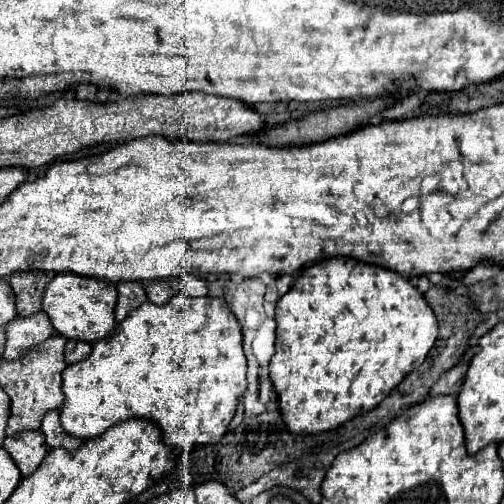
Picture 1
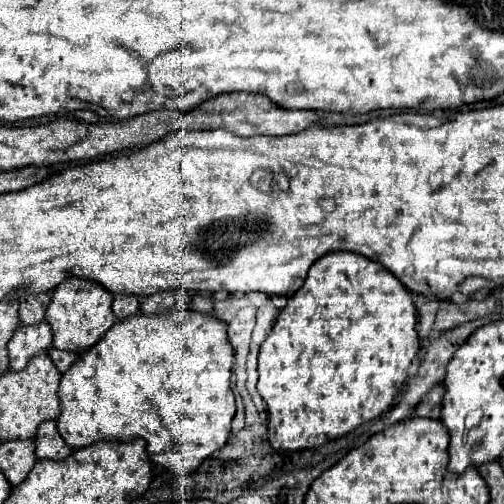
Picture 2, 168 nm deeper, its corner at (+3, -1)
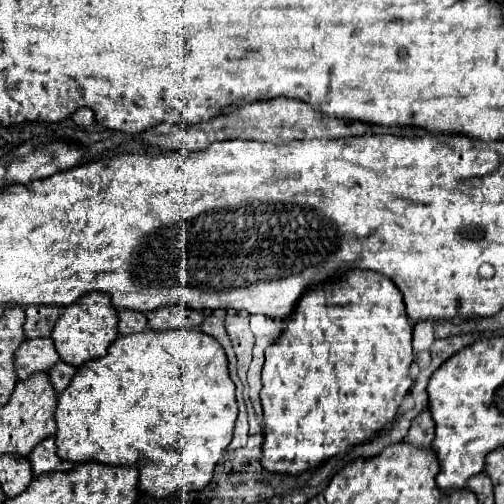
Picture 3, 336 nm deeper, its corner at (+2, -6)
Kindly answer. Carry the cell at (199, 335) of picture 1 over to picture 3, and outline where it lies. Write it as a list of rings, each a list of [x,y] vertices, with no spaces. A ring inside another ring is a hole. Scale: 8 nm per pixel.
[[[146,329],[142,333],[120,335],[108,347],[106,357],[92,359],[76,371],[70,385],[58,397],[58,409],[54,413],[54,419],[58,425],[56,447],[58,447],[60,459],[72,461],[72,463],[84,463],[84,461],[100,461],[100,463],[108,463],[108,465],[142,463],[140,489],[150,493],[152,497],[166,497],[166,495],[172,495],[177,491],[198,491],[210,483],[214,467],[216,467],[218,459],[222,457],[222,451],[232,441],[236,413],[238,413],[238,407],[236,407],[236,399],[234,399],[234,383],[228,375],[228,359],[226,359],[222,345],[214,337],[210,337],[198,329],[190,329],[190,331],[182,331],[182,329],[178,329],[178,331],[152,331],[152,329]]]

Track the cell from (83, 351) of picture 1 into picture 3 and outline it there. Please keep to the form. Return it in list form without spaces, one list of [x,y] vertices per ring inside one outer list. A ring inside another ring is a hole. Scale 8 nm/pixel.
[[[58,361],[58,363],[48,371],[50,381],[52,381],[52,385],[54,385],[54,389],[56,389],[58,393],[64,391],[64,387],[70,383],[70,379],[72,379],[74,373],[76,373],[76,367],[72,367],[72,365],[64,363],[64,361]]]

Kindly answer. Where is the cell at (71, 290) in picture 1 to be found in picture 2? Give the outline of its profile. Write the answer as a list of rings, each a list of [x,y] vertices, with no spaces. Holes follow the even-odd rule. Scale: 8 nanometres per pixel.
[[[67,278],[63,284],[59,284],[53,290],[53,298],[45,314],[53,330],[53,346],[77,354],[95,346],[95,342],[99,342],[103,334],[117,322],[111,304],[113,304],[113,294],[105,290],[101,284],[81,278]]]

